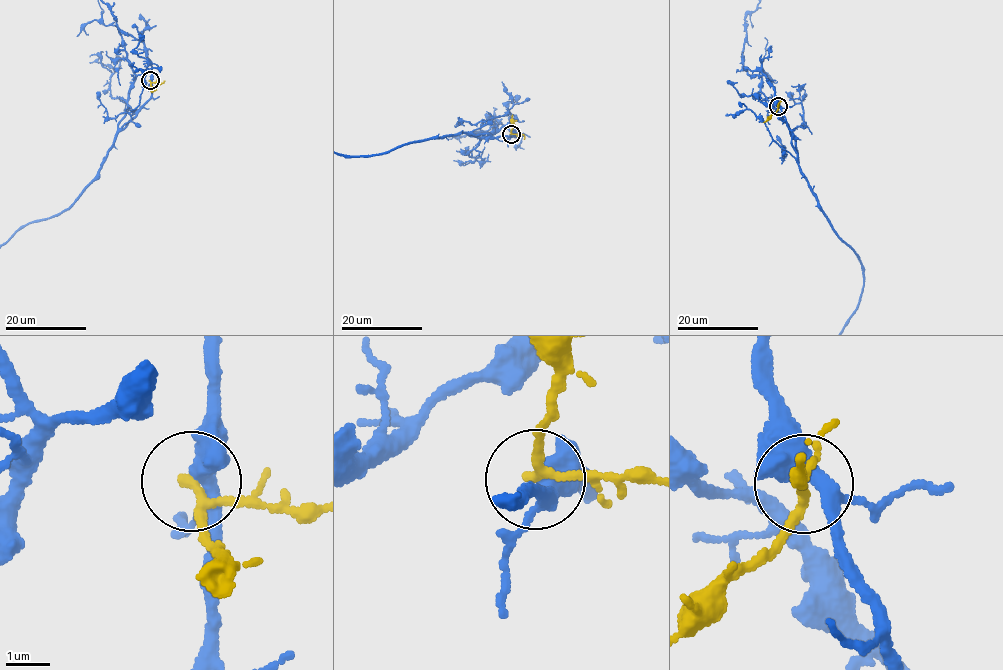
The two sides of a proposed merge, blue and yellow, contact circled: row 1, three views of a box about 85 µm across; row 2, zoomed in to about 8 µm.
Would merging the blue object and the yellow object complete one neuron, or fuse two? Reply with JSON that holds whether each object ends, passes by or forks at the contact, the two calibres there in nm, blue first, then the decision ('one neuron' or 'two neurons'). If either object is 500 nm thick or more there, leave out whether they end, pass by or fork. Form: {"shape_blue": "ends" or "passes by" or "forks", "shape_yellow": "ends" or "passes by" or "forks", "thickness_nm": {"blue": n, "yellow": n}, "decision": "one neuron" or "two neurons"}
{"shape_blue": "forks", "shape_yellow": "passes by", "thickness_nm": {"blue": 380, "yellow": 180}, "decision": "two neurons"}

